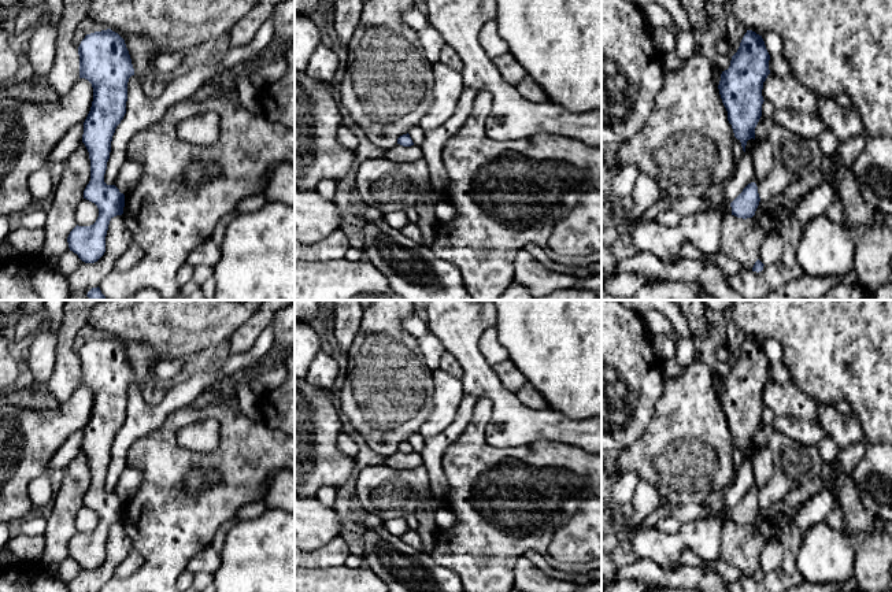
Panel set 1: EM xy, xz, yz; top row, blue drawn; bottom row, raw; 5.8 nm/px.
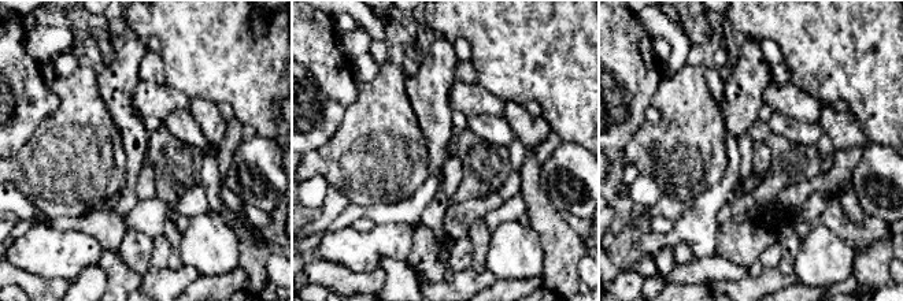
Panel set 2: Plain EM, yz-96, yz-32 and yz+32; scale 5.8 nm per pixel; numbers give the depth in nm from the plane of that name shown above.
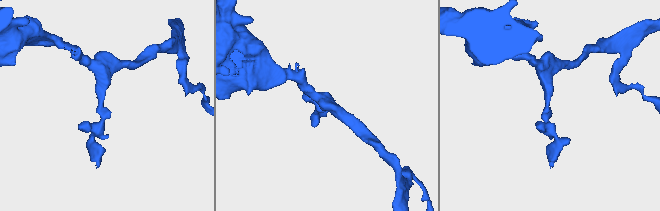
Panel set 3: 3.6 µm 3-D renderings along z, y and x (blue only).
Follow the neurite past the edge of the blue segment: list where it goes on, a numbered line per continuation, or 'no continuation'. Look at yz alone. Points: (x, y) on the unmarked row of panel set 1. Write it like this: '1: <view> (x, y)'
no continuation

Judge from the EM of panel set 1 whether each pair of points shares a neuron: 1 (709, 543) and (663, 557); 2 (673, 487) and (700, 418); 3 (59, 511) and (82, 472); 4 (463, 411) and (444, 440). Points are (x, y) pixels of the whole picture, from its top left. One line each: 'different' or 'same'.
1: same
2: same
3: same
4: same

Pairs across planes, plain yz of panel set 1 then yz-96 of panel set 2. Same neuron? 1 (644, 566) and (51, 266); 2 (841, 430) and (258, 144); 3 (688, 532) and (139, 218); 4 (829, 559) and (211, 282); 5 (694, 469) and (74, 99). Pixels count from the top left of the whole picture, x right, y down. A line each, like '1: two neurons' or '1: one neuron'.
1: two neurons
2: two neurons
3: two neurons
4: two neurons
5: one neuron

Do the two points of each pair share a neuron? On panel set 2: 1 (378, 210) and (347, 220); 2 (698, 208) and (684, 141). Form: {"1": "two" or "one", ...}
{"1": "one", "2": "two"}

